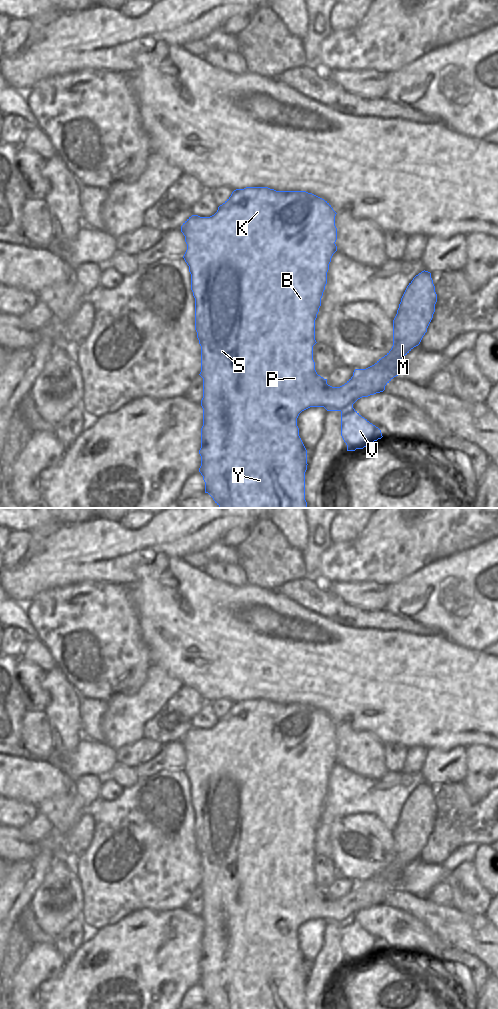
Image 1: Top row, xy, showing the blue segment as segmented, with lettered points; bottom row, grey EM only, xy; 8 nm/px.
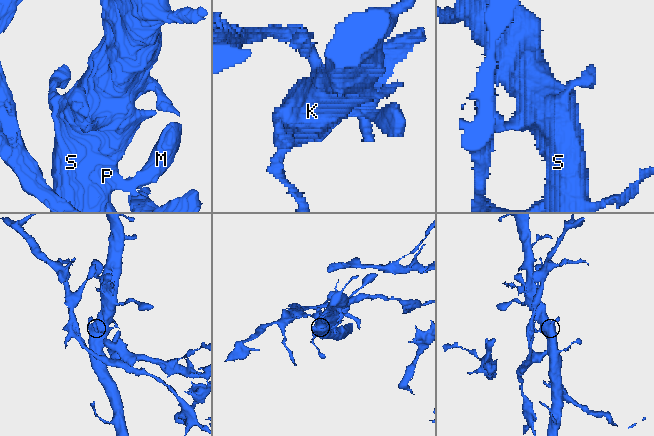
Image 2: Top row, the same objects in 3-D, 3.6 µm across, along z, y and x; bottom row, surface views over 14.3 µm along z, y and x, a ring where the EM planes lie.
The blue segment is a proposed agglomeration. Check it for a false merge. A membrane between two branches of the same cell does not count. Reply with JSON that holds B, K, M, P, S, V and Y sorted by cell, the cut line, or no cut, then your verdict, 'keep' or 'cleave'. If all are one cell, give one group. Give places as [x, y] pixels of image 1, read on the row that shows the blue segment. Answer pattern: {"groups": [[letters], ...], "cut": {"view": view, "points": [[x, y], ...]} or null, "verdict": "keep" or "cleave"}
{"groups": [["B", "K", "M", "P", "S", "Y"], ["V"]], "cut": {"view": "xy", "points": [[352, 406], [341, 411]]}, "verdict": "cleave"}

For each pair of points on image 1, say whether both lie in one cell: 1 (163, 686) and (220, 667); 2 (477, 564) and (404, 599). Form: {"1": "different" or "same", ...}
{"1": "different", "2": "same"}

